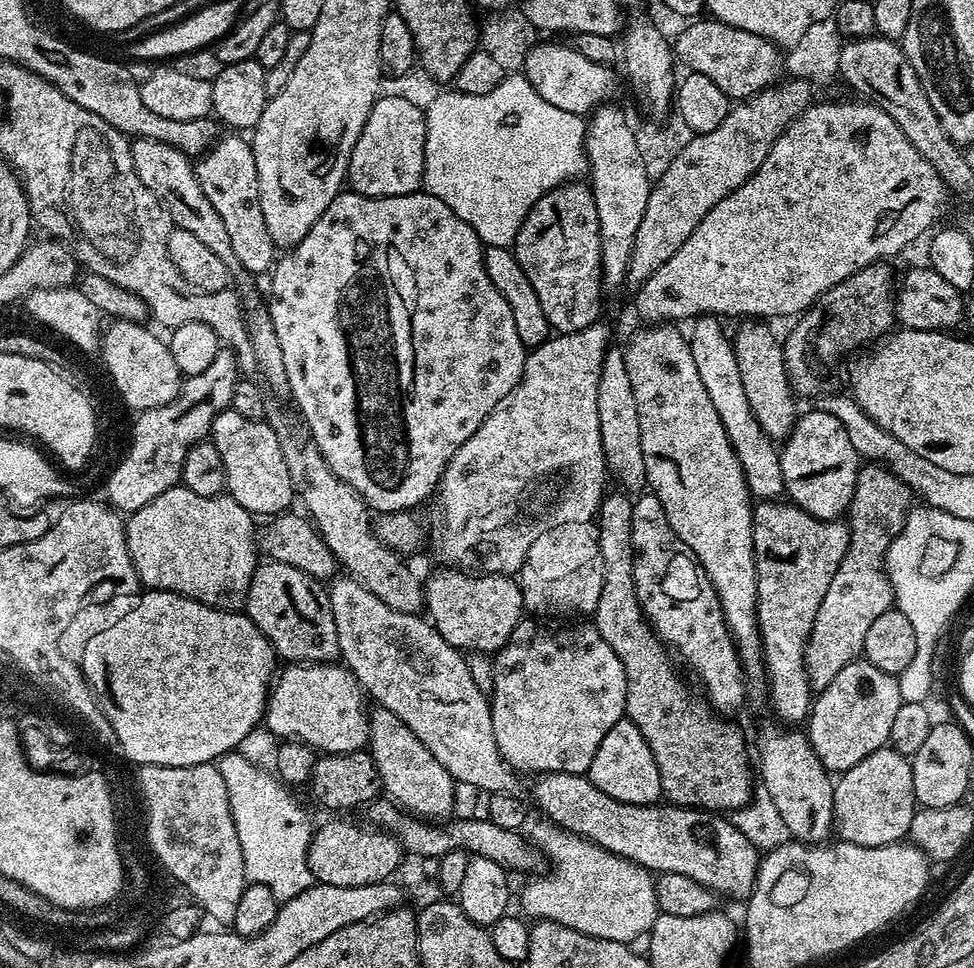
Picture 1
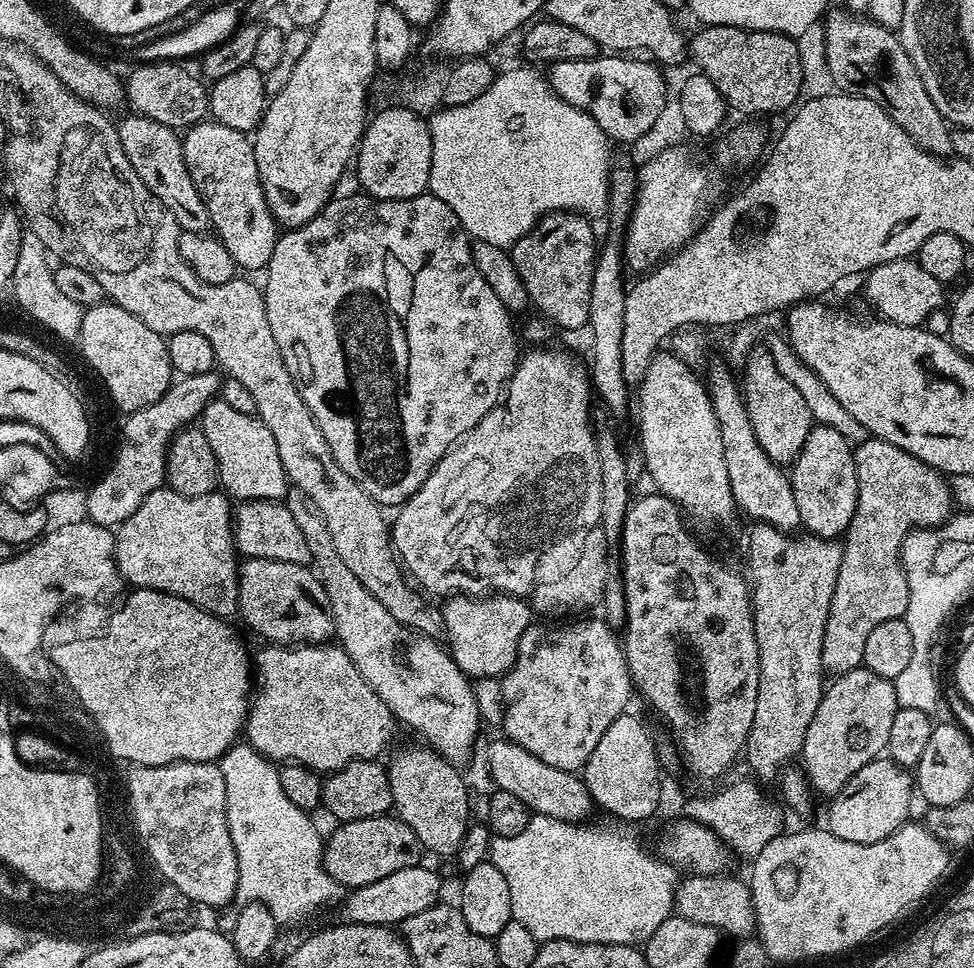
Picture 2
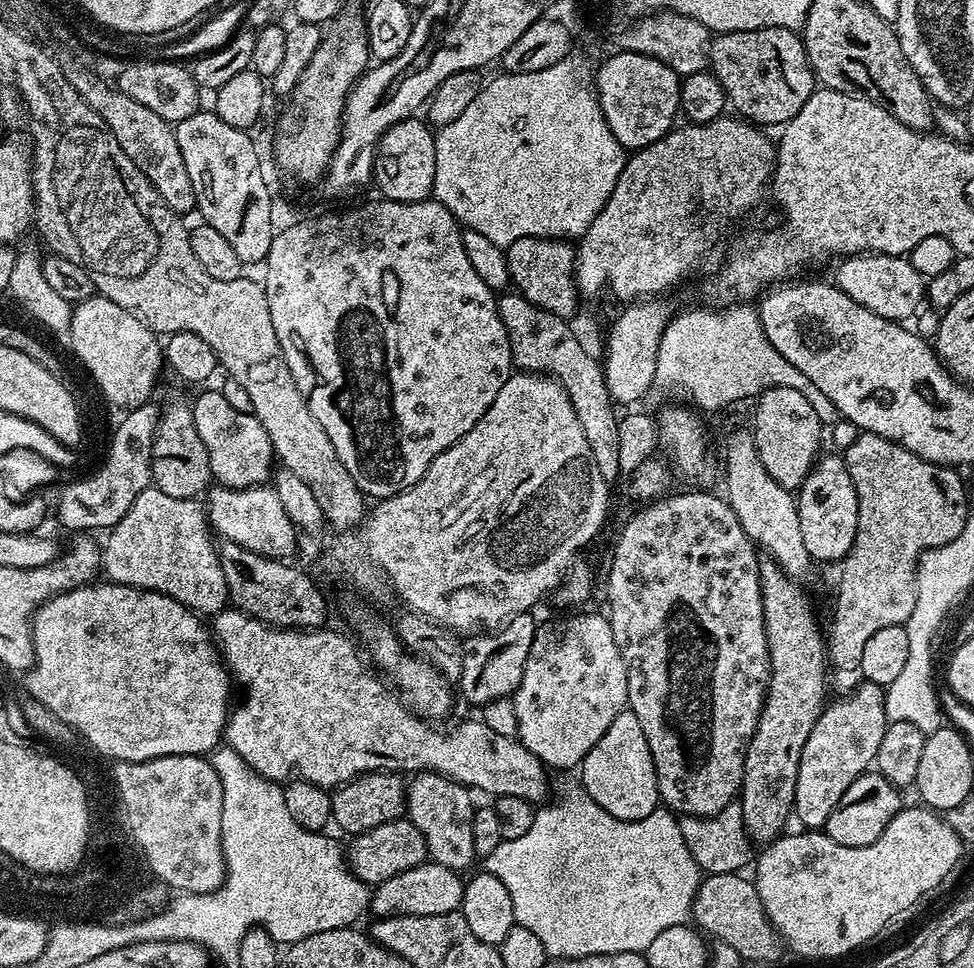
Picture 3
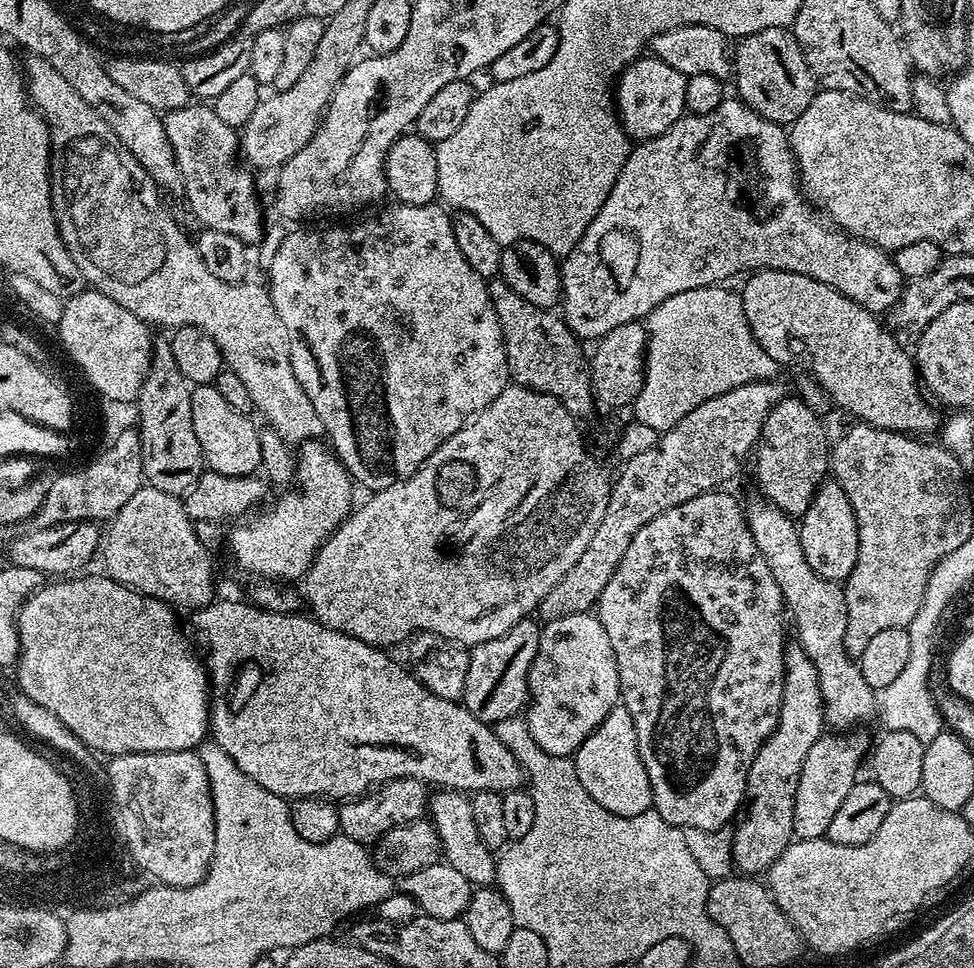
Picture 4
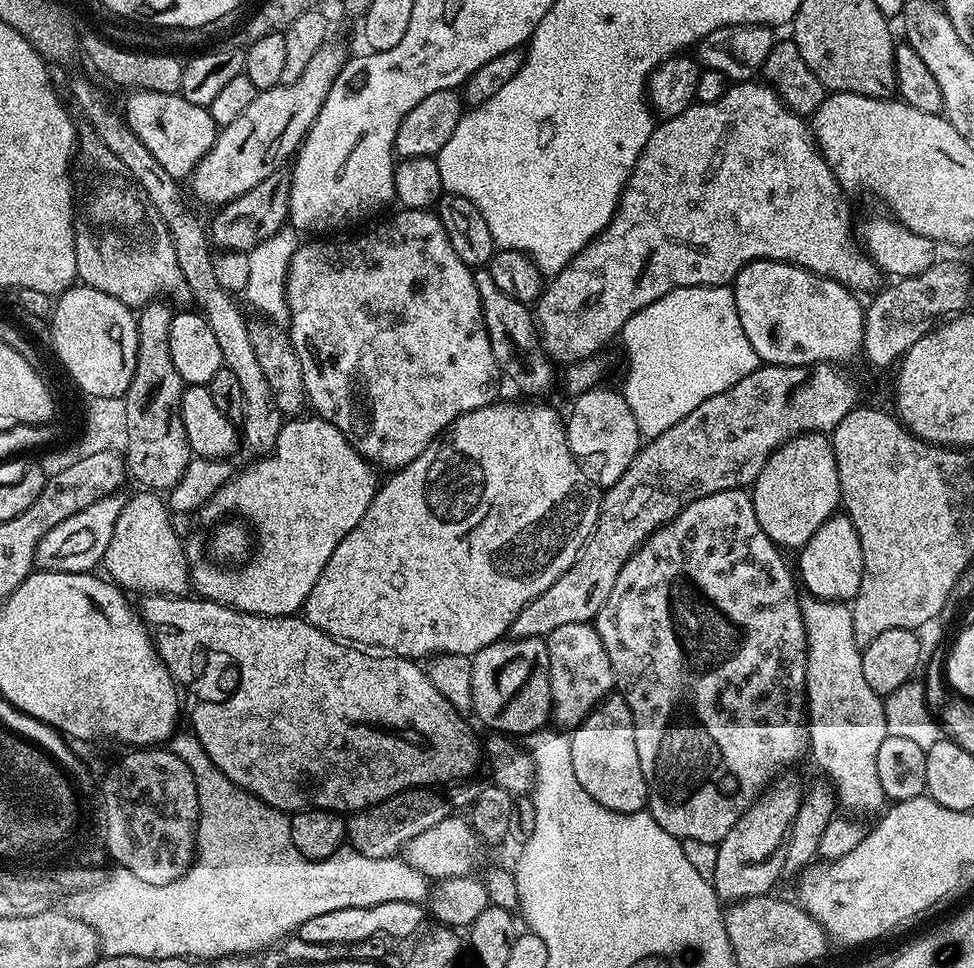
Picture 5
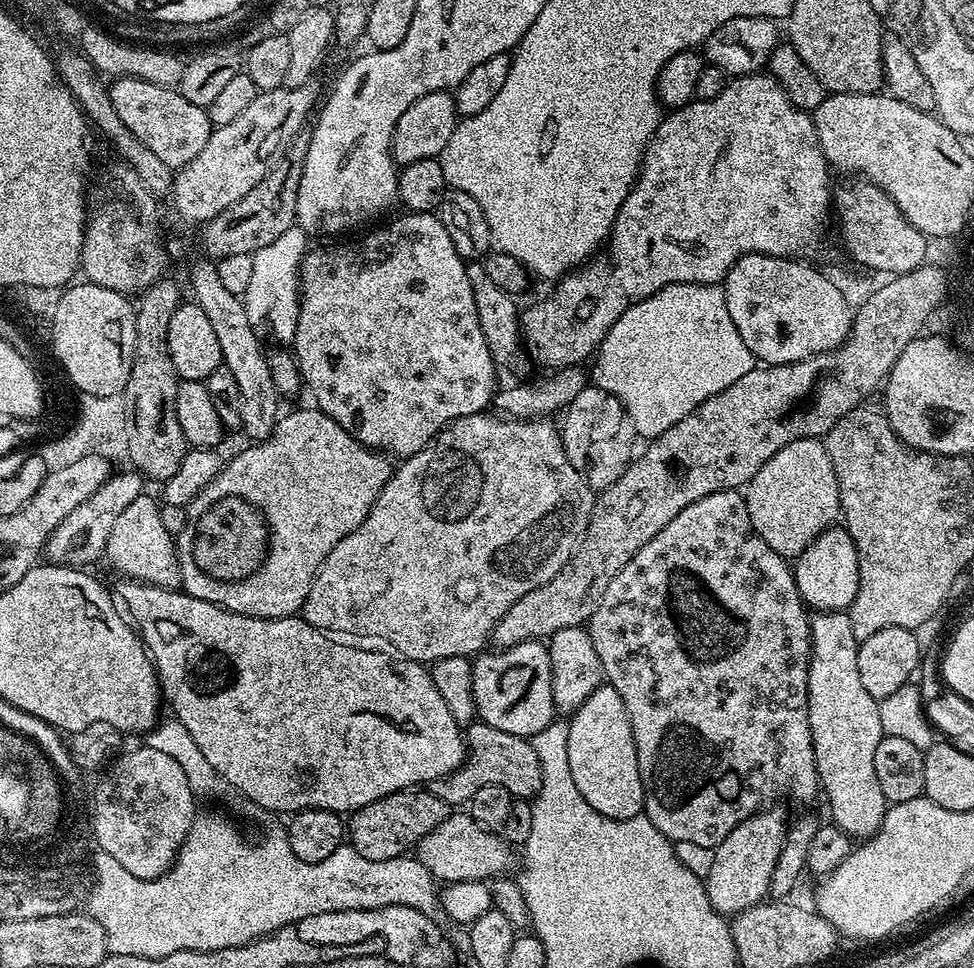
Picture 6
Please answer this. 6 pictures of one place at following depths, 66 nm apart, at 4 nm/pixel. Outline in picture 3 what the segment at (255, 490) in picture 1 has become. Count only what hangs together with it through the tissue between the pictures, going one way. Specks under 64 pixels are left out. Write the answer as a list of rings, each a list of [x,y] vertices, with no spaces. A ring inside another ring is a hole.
[[[223,391],[204,392],[190,407],[194,414],[194,426],[198,426],[198,438],[210,454],[212,479],[225,488],[258,488],[267,485],[274,476],[272,443],[258,418],[251,412],[234,410],[226,402]]]

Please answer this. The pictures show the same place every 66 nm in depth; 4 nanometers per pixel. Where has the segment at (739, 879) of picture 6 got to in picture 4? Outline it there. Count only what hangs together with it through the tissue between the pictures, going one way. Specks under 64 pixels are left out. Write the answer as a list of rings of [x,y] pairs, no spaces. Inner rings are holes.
[[[799,646],[784,650],[784,685],[778,726],[754,754],[748,771],[748,789],[743,805],[735,817],[732,833],[732,862],[741,873],[764,874],[794,839],[794,798],[798,794],[798,778],[802,762],[810,754],[810,746],[825,731],[824,703],[814,662]]]

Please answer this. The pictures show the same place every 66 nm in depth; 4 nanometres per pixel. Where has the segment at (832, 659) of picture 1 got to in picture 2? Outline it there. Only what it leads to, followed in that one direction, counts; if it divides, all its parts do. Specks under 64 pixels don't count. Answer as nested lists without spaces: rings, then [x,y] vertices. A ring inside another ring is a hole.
[[[867,438],[857,443],[854,448],[854,470],[858,478],[858,502],[854,518],[842,537],[844,557],[838,570],[838,582],[834,586],[834,598],[830,602],[828,621],[822,638],[824,670],[833,677],[863,665],[866,638],[870,638],[874,626],[903,617],[908,605],[908,587],[904,567],[900,565],[900,548],[906,537],[913,528],[935,528],[943,524],[954,512],[952,490],[945,473],[928,467],[890,442]]]

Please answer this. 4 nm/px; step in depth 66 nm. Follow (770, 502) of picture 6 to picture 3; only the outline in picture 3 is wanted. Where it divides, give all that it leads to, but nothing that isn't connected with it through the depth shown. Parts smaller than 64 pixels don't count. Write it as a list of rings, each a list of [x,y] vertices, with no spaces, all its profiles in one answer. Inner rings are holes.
[[[765,388],[755,401],[756,413],[752,416],[750,431],[758,446],[758,458],[778,486],[798,490],[810,474],[813,464],[821,455],[820,429],[822,423],[806,398],[798,390]]]

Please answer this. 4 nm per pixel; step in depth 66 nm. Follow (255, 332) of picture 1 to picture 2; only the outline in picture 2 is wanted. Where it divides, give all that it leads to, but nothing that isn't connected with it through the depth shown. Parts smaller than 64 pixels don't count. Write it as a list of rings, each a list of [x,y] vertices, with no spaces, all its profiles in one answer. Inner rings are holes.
[[[131,115],[118,120],[116,133],[122,142],[122,150],[126,150],[126,158],[130,158],[138,178],[142,178],[142,182],[146,182],[151,192],[164,203],[166,210],[174,214],[183,231],[208,232],[212,219],[198,186],[194,186],[194,178],[190,178],[190,170],[186,170],[184,146],[177,129],[156,122],[148,116]]]

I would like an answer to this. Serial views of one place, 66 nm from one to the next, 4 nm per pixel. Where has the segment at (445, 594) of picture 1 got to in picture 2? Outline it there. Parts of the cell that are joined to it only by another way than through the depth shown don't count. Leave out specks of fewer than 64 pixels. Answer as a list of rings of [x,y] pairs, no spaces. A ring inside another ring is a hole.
[[[457,594],[443,601],[442,611],[444,636],[454,662],[473,681],[507,674],[516,660],[522,634],[534,620],[534,612],[527,599],[503,594],[488,594],[483,598]]]

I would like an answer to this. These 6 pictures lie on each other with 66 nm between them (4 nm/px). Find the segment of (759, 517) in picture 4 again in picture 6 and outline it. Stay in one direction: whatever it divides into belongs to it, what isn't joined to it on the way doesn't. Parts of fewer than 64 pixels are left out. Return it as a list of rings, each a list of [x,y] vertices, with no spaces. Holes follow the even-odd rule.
[[[847,611],[816,612],[811,617],[812,661],[808,664],[808,721],[815,752],[816,769],[819,772],[823,795],[828,798],[831,821],[850,838],[865,840],[881,826],[888,809],[882,786],[874,769],[874,753],[878,742],[885,735],[880,717],[880,701],[866,694],[862,677],[858,674],[859,643],[854,638]]]

